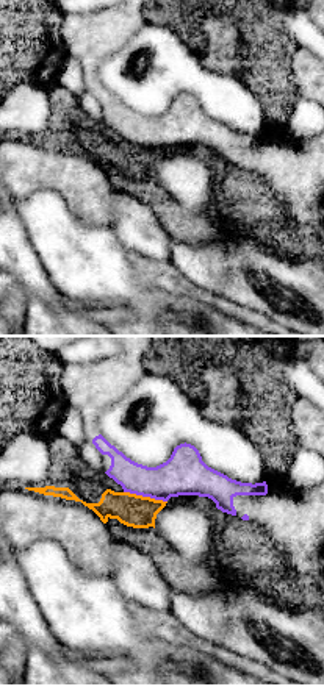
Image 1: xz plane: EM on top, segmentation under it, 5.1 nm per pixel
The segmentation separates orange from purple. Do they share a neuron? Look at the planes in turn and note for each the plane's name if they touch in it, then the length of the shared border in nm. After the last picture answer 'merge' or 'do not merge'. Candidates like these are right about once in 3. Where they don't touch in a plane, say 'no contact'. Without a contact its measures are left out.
xz | 240 nm

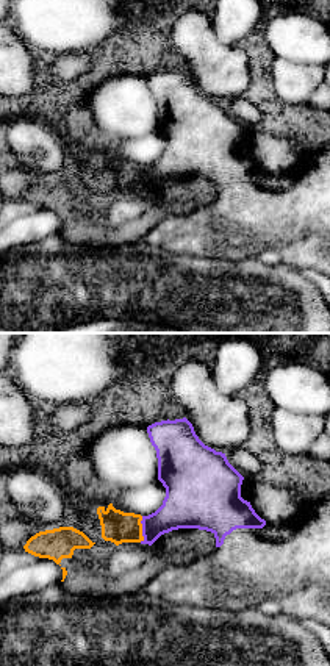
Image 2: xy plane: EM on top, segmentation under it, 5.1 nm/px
xy | 140 nm

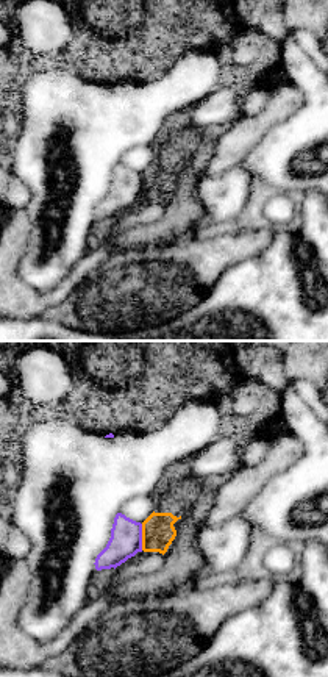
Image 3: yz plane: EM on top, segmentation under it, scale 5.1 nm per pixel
yz | 140 nm

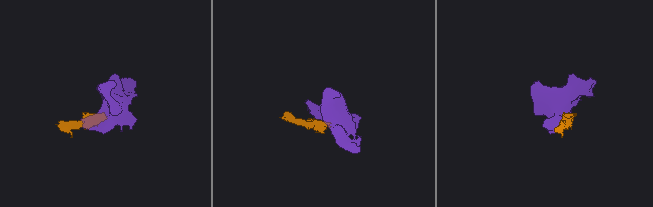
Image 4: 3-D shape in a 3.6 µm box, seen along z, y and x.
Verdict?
do not merge

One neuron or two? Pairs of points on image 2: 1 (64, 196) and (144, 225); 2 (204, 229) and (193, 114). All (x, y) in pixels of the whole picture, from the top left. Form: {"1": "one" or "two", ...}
{"1": "one", "2": "one"}

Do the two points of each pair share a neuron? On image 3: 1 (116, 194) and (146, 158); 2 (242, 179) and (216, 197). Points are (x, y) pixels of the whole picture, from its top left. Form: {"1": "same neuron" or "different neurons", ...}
{"1": "same neuron", "2": "same neuron"}

